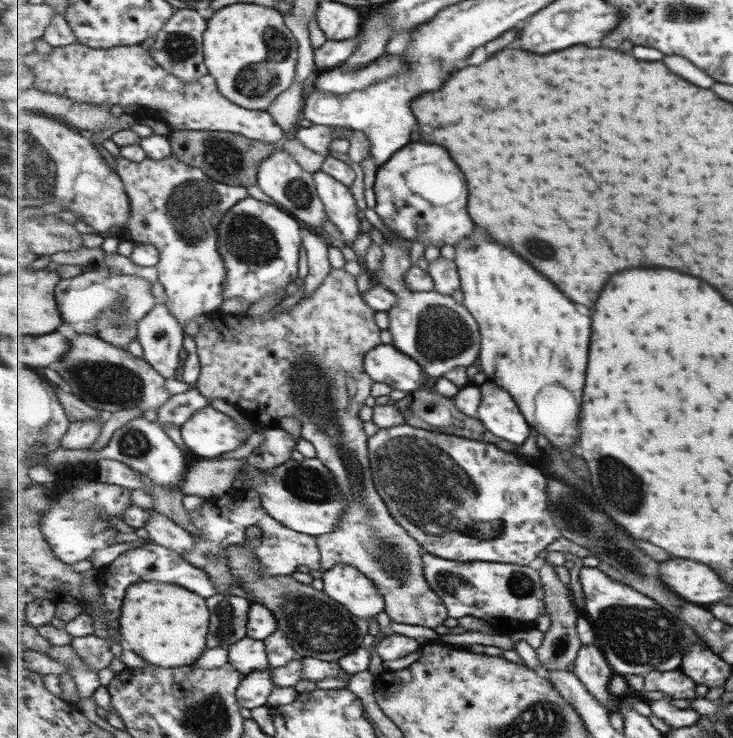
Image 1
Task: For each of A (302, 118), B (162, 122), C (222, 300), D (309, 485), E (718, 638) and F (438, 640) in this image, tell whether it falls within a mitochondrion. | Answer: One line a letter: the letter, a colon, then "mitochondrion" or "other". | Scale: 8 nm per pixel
A: other
B: other
C: other
D: mitochondrion
E: other
F: other

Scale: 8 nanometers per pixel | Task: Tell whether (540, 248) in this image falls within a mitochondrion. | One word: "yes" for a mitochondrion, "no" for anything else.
yes

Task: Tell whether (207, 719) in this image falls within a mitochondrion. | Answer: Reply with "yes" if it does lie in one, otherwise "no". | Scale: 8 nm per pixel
yes

